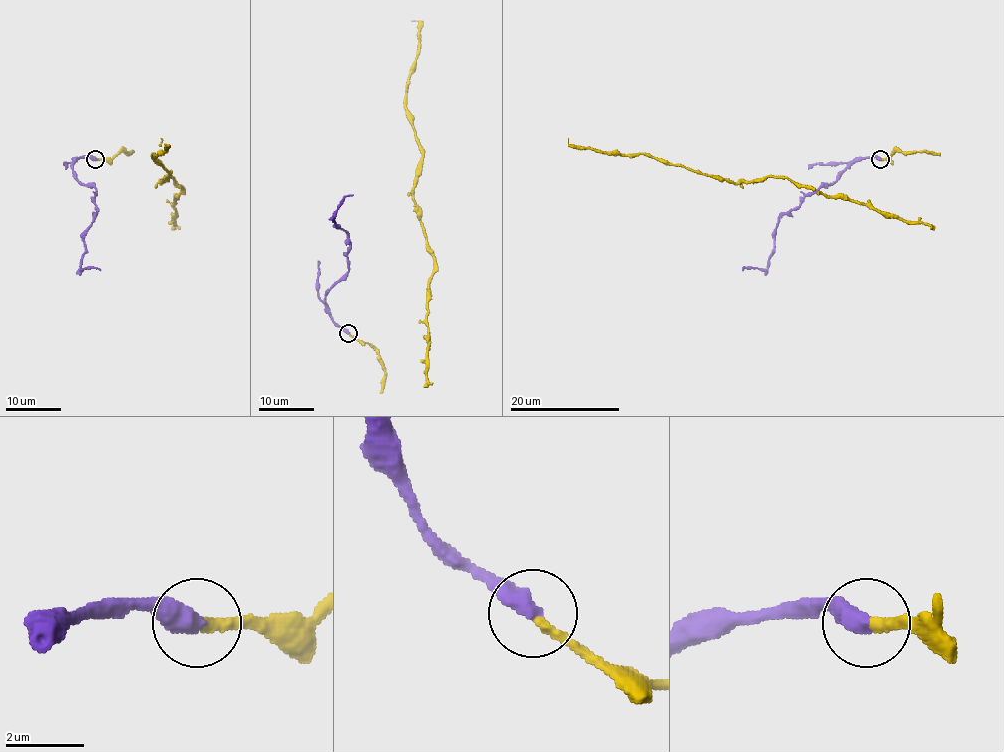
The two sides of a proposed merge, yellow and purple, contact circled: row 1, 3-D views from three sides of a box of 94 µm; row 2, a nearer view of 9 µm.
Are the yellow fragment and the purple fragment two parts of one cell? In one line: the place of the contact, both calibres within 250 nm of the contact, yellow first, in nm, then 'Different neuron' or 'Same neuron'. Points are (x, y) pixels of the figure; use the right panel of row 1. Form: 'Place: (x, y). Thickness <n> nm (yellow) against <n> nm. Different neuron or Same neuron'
Place: (880, 159). Thickness 260 nm (yellow) against 500 nm. Same neuron

